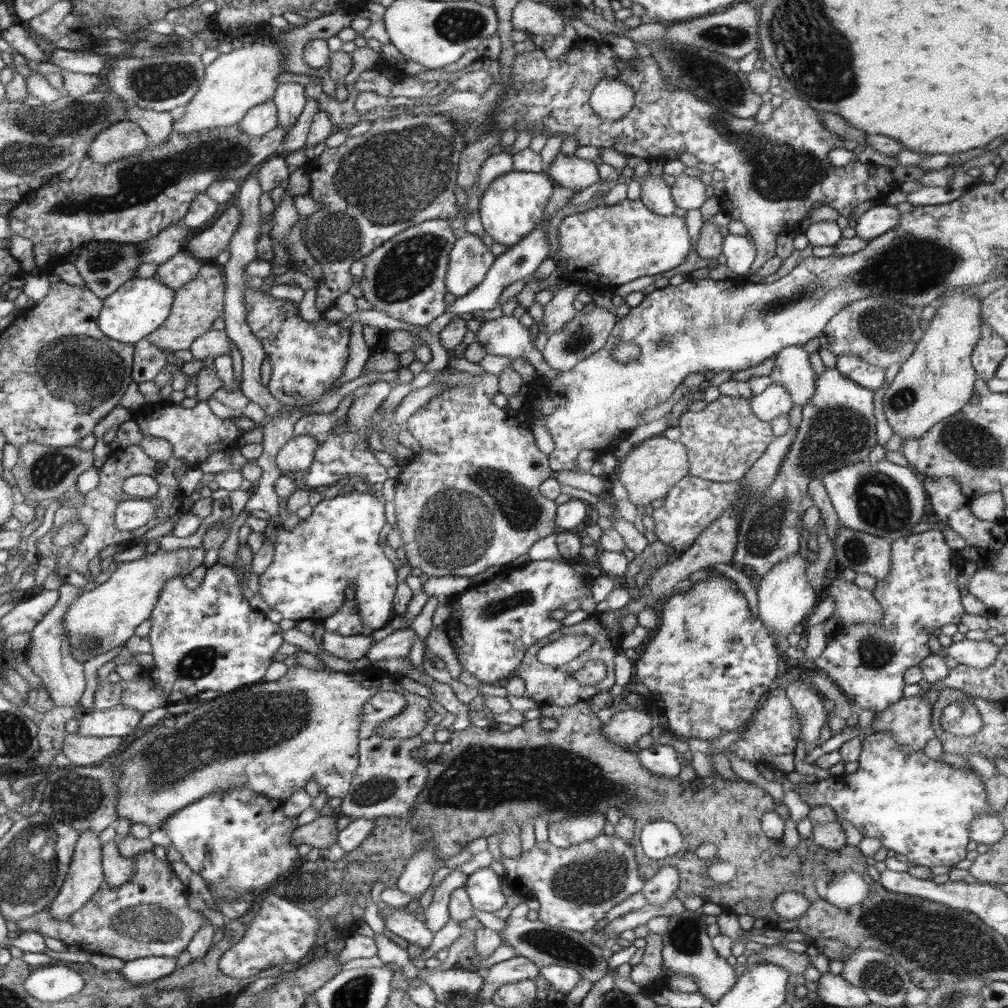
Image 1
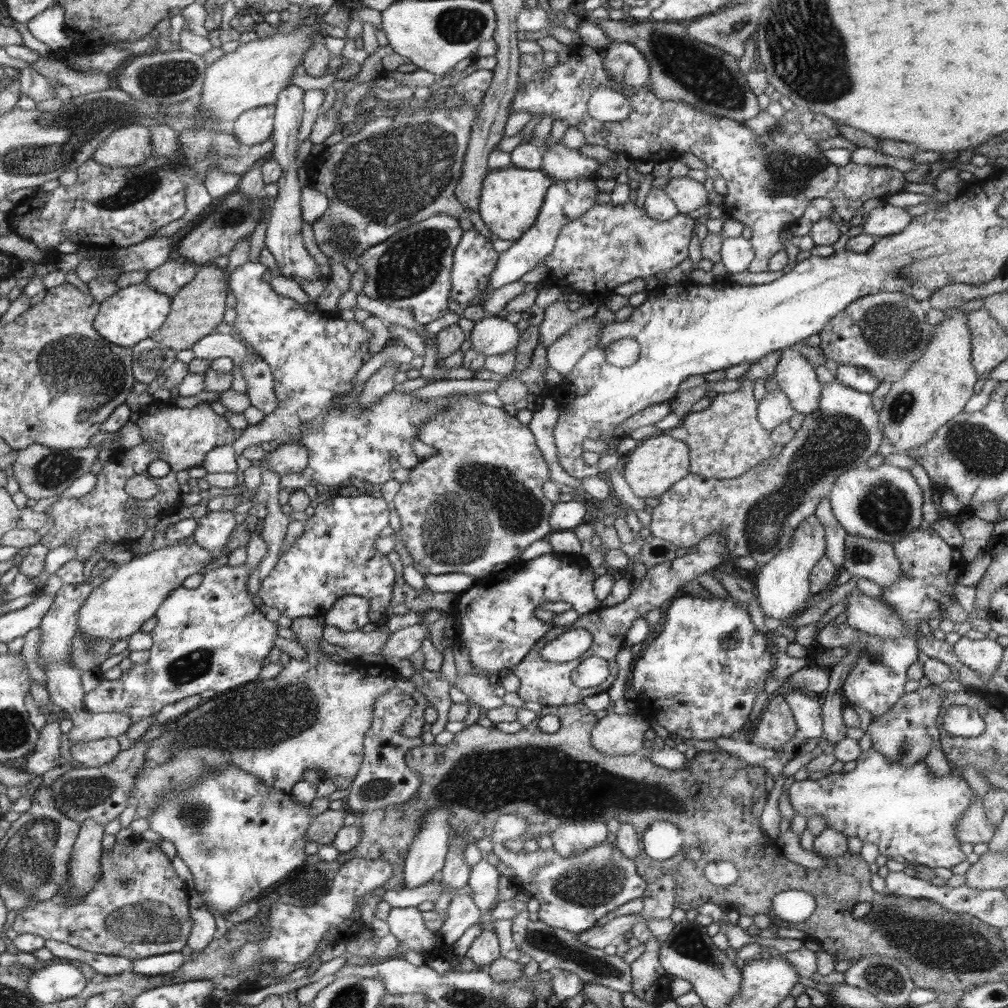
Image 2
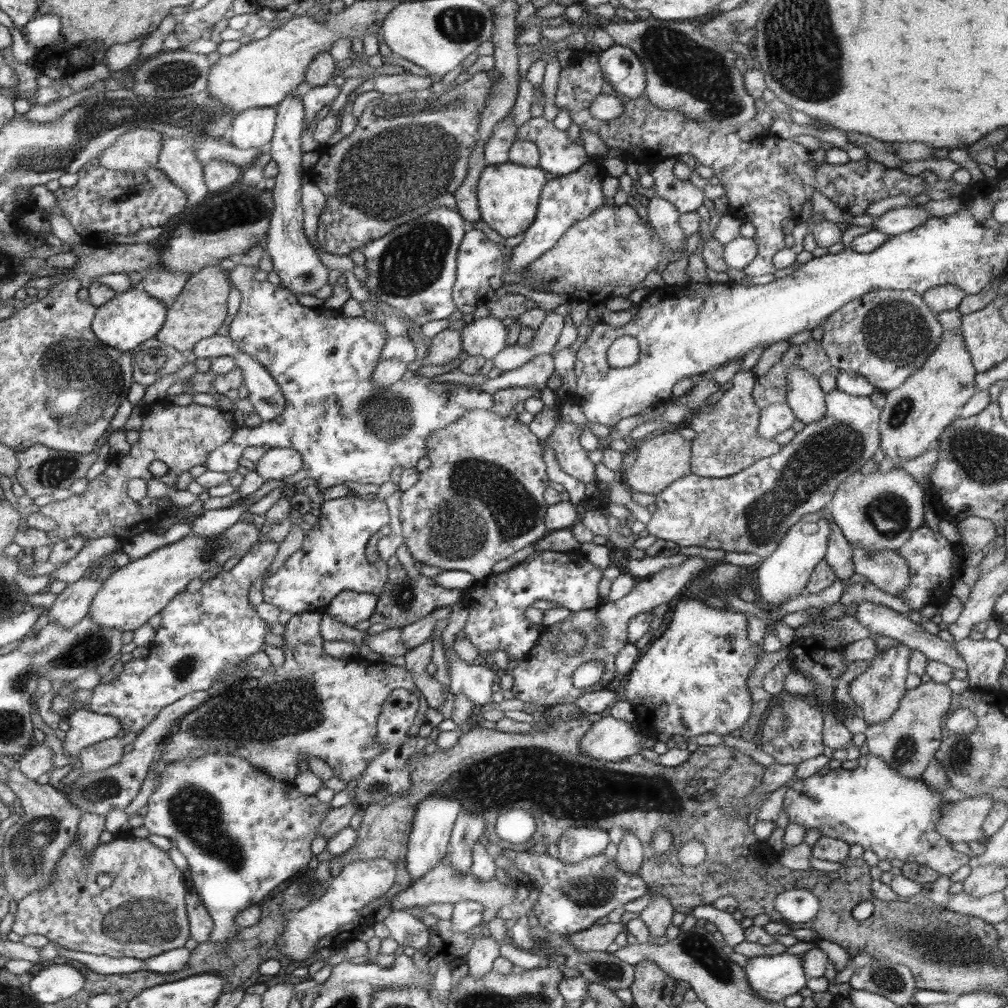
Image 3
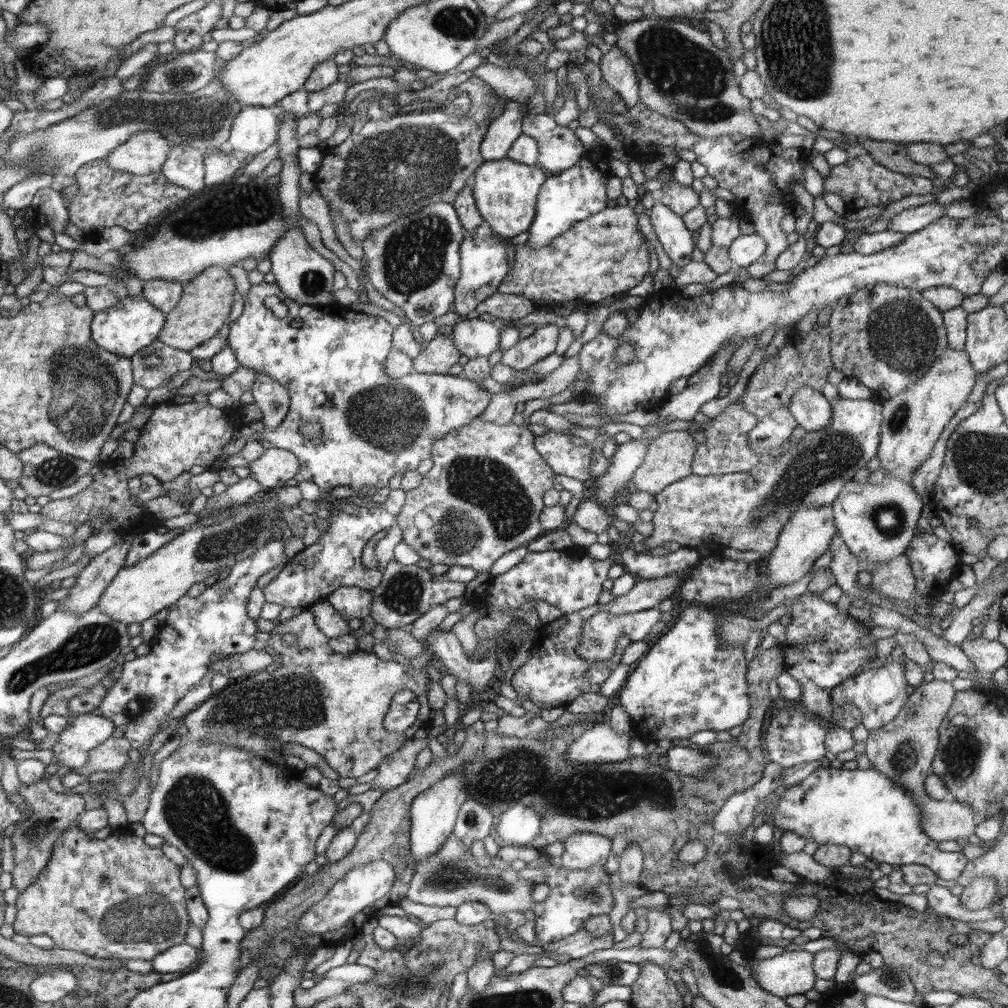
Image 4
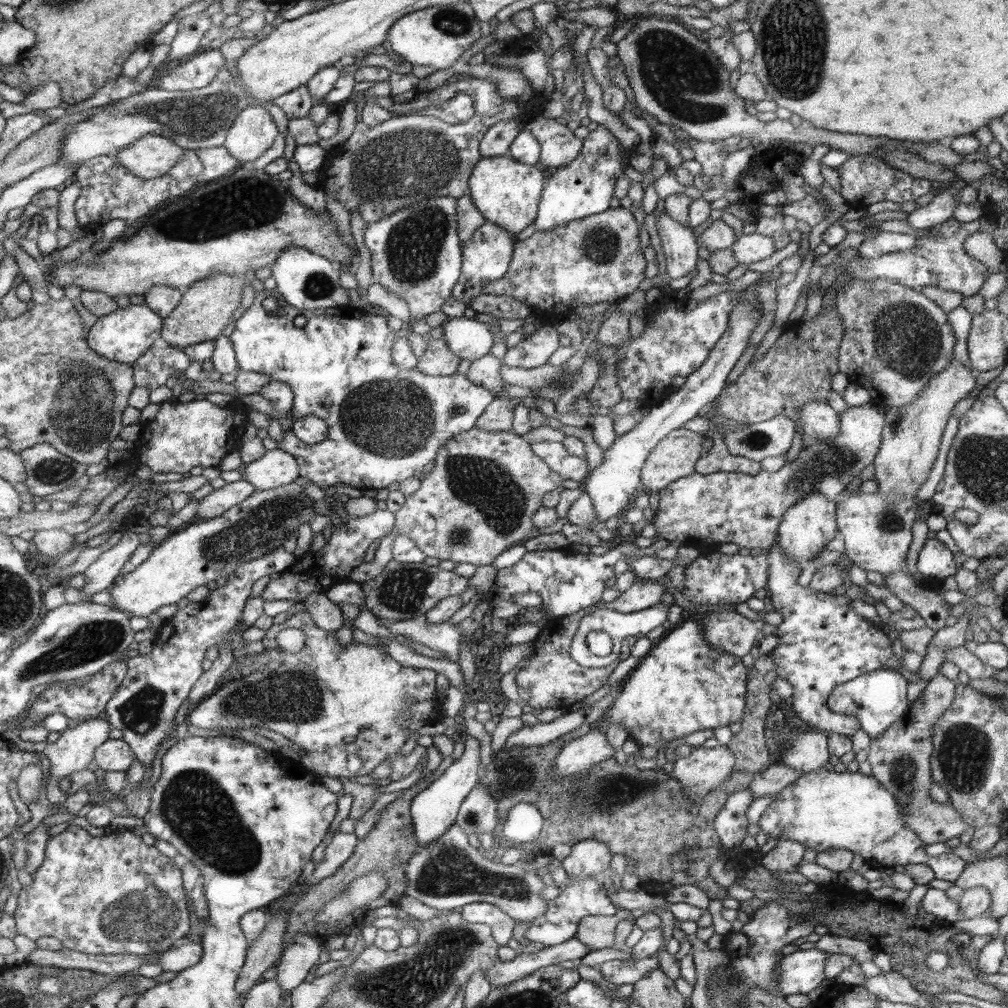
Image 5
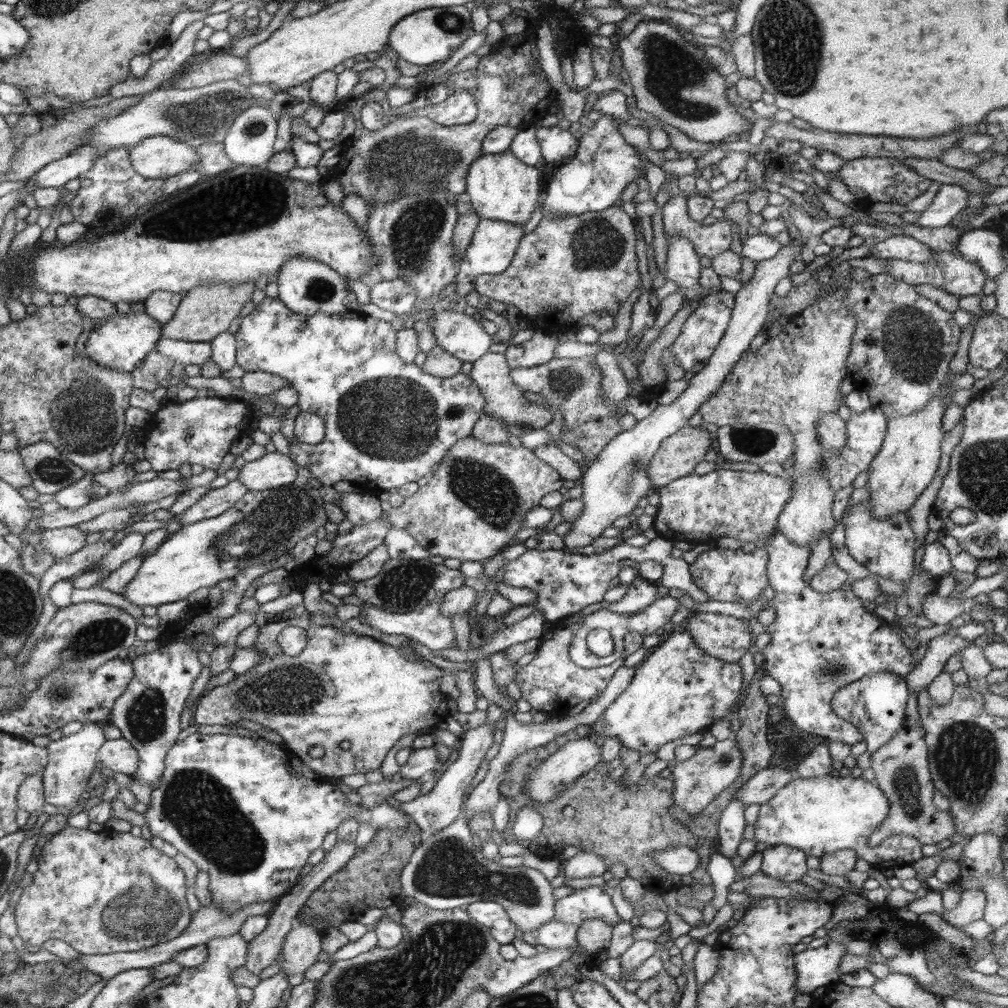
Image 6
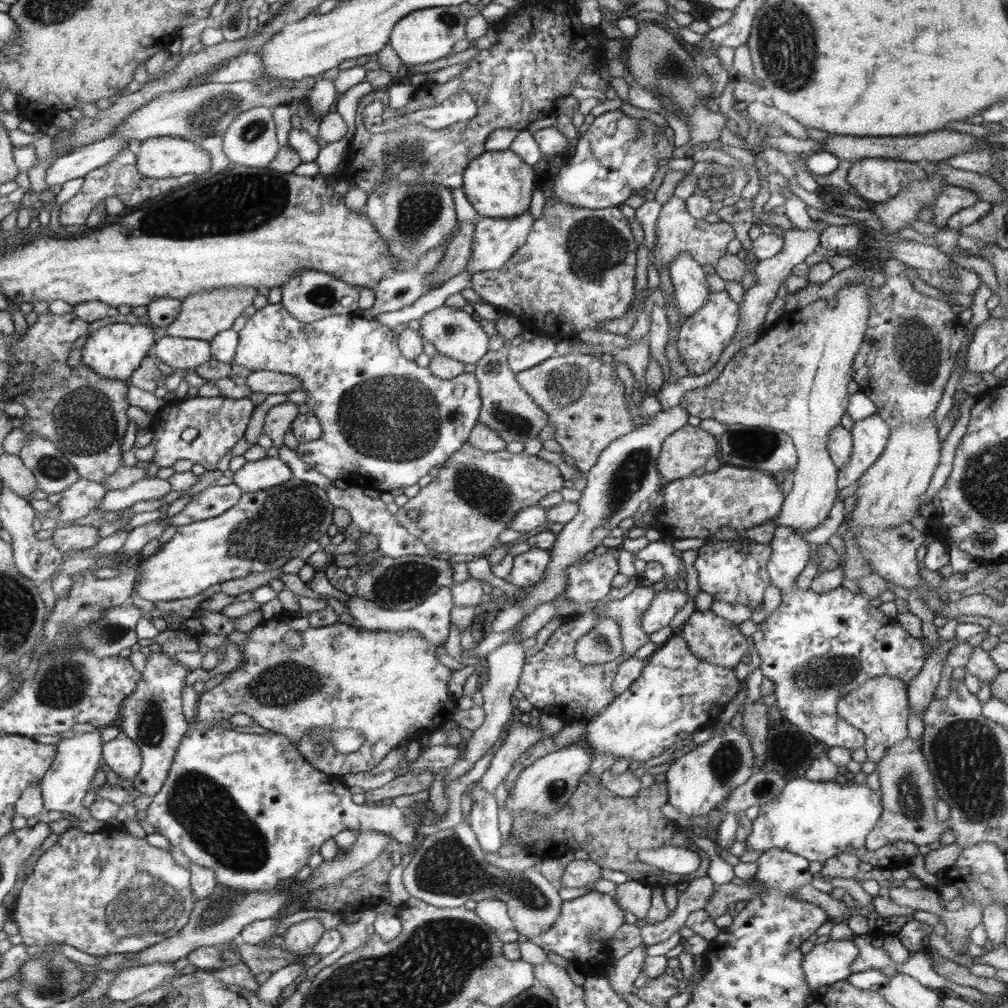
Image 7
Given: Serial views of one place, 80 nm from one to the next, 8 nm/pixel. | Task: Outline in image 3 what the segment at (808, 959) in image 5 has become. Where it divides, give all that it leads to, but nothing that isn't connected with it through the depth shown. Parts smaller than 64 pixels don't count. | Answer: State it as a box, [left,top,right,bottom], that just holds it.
[743,952,809,1002]

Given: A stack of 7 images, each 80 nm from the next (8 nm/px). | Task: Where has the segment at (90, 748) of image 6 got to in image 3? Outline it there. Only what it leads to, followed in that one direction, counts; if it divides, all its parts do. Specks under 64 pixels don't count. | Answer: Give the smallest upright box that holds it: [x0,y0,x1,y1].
[62,703,122,758]

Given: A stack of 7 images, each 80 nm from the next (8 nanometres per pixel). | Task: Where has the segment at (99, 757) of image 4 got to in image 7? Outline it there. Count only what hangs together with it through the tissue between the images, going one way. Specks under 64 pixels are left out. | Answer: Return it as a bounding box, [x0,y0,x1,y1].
[101,732,144,780]

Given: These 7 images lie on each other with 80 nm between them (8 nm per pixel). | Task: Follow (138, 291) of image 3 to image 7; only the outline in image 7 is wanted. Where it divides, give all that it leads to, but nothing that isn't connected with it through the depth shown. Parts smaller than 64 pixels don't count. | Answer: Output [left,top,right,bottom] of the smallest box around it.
[81,323,154,380]

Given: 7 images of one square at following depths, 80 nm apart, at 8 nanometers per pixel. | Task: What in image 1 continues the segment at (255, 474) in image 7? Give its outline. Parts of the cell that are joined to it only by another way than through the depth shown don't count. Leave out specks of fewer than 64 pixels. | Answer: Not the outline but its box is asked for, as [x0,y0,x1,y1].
[275,435,320,470]

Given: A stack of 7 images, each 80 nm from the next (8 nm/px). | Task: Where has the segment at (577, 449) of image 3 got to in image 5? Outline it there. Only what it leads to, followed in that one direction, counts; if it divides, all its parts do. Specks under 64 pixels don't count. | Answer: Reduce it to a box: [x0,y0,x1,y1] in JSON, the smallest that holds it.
[531,441,590,482]

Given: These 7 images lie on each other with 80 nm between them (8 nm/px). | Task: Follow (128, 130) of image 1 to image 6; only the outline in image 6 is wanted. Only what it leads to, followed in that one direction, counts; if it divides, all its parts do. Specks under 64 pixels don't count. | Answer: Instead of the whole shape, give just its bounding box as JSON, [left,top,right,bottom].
[130,136,200,179]

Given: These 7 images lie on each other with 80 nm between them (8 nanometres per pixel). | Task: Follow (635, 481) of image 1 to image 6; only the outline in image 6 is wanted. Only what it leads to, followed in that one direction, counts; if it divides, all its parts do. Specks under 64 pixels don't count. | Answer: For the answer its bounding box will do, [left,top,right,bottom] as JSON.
[648,424,715,491]

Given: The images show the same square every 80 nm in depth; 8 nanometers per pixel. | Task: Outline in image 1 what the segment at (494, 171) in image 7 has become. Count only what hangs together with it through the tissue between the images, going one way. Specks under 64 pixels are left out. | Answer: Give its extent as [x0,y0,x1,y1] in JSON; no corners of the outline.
[479,171,556,247]

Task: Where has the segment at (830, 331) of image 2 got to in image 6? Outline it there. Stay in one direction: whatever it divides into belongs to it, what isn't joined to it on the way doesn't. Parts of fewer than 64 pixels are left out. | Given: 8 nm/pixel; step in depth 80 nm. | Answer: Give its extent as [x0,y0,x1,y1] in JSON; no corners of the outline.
[843,273,961,419]

